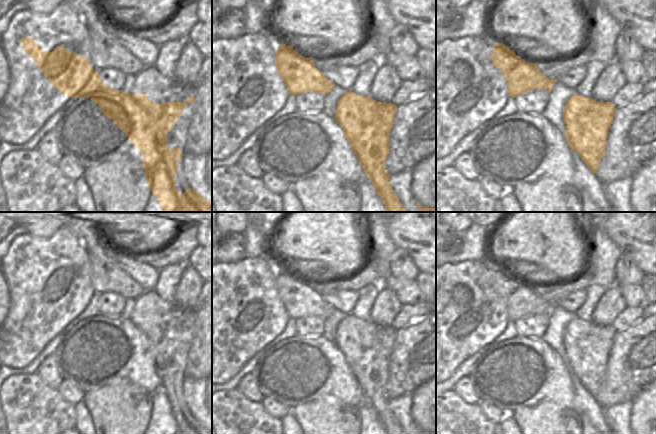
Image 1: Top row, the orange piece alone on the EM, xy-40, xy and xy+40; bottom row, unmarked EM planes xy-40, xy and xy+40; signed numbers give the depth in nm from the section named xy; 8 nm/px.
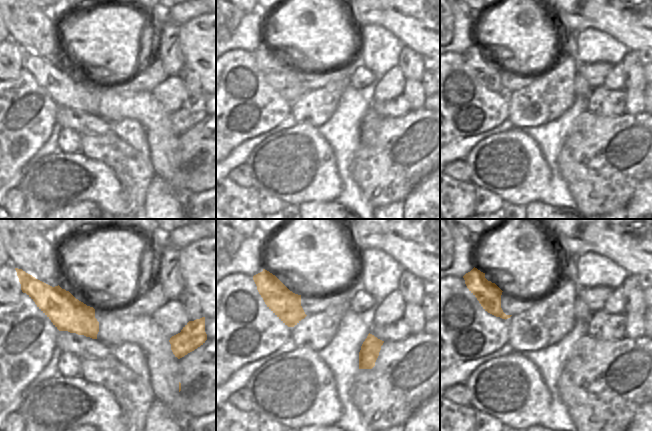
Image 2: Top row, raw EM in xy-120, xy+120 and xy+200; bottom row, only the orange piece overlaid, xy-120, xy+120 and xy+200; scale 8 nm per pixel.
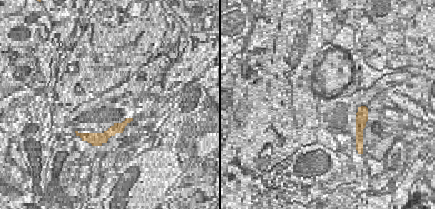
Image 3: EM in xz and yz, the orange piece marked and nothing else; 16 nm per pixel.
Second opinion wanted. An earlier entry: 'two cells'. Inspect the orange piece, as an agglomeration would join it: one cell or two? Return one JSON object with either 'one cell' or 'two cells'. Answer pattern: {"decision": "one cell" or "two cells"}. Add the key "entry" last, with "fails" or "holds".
{"decision": "two cells", "entry": "holds"}

